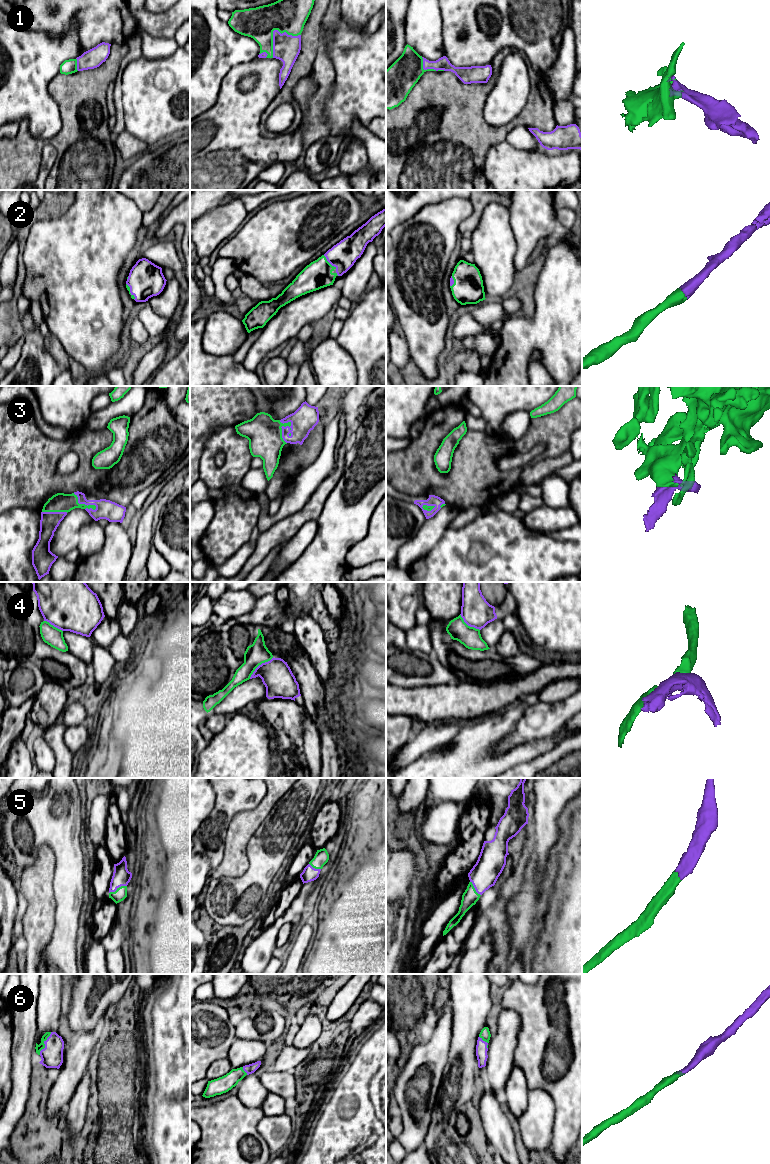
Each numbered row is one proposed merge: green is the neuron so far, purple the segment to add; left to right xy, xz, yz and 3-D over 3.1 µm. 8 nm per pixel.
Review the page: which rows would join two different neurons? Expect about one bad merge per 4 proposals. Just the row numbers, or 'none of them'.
4

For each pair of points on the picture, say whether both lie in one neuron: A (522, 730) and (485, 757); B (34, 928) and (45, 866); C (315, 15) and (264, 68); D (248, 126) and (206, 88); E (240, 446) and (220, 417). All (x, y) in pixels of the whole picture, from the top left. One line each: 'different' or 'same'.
A: different
B: same
C: different
D: different
E: different

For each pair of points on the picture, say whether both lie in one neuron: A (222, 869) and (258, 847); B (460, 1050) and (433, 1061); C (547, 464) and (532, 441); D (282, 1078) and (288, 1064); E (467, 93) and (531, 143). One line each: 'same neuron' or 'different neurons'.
A: different neurons
B: different neurons
C: different neurons
D: different neurons
E: different neurons

